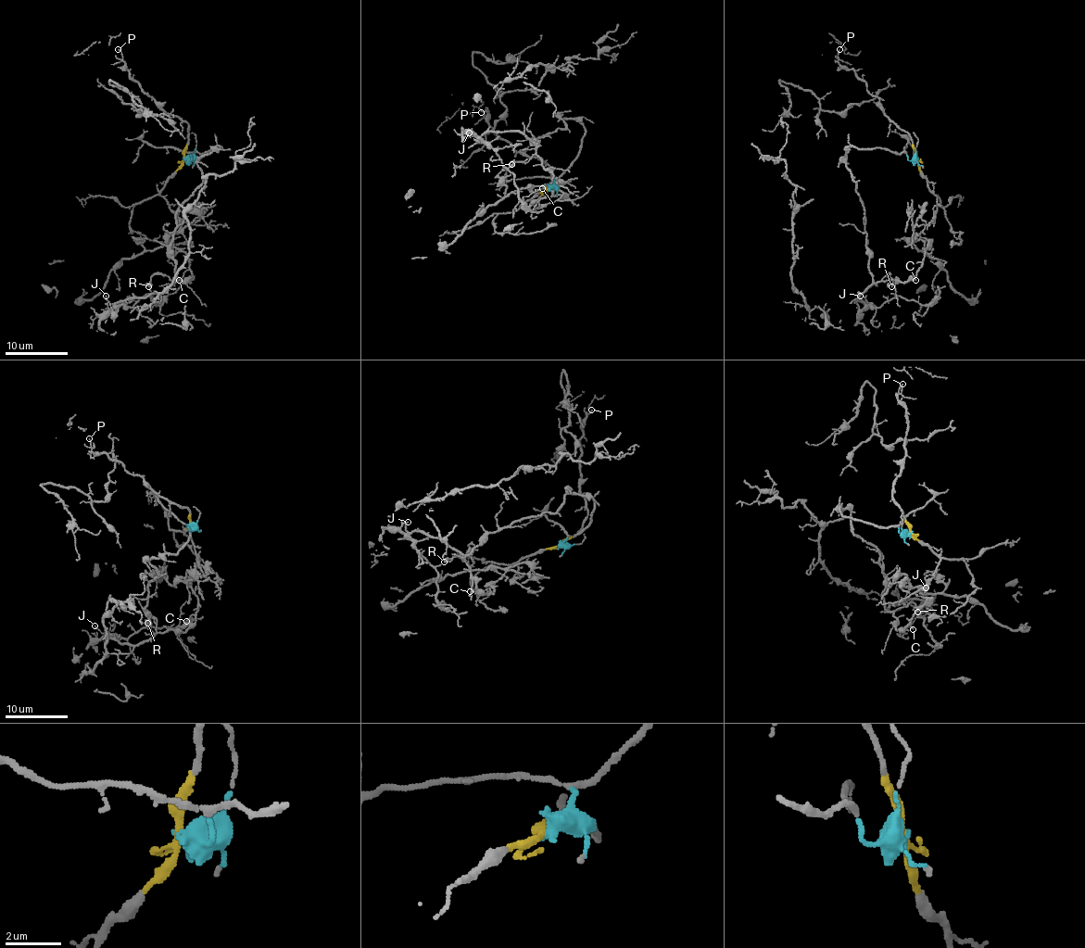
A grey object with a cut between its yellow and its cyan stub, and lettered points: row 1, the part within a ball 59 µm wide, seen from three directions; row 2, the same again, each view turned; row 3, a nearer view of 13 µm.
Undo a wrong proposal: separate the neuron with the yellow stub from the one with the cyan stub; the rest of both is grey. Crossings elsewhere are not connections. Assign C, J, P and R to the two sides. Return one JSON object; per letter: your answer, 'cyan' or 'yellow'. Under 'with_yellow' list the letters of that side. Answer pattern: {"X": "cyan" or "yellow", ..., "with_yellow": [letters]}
{"C": "cyan", "J": "cyan", "P": "yellow", "R": "cyan", "with_yellow": ["P"]}

